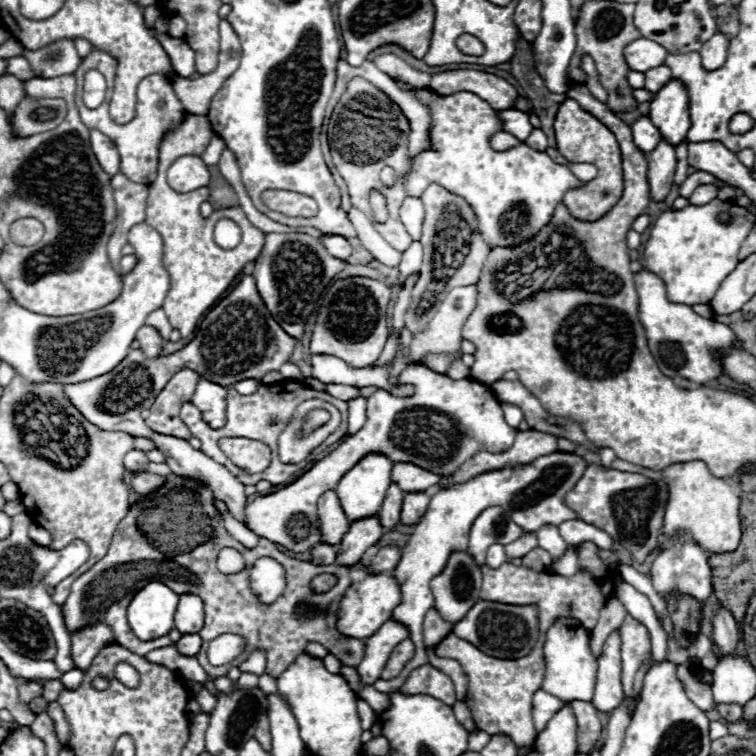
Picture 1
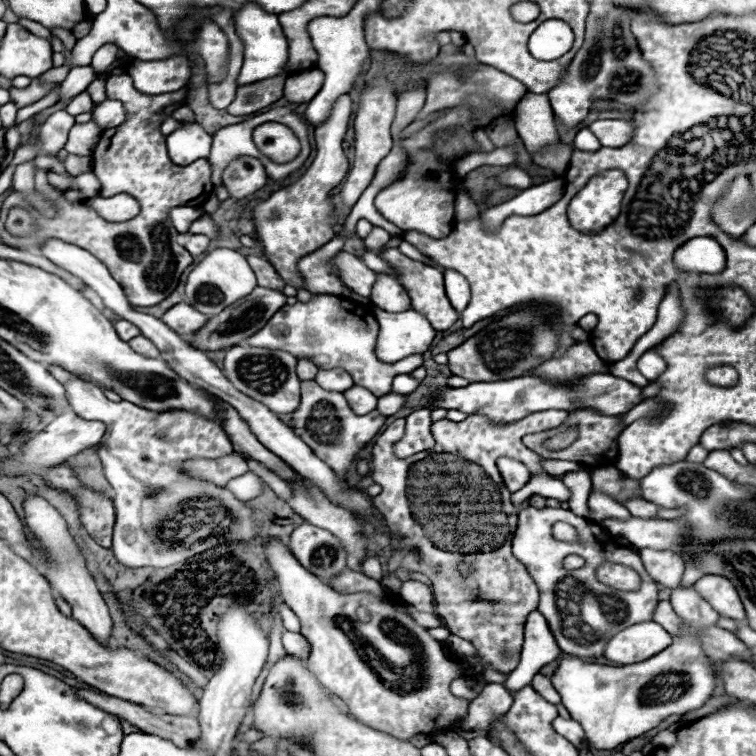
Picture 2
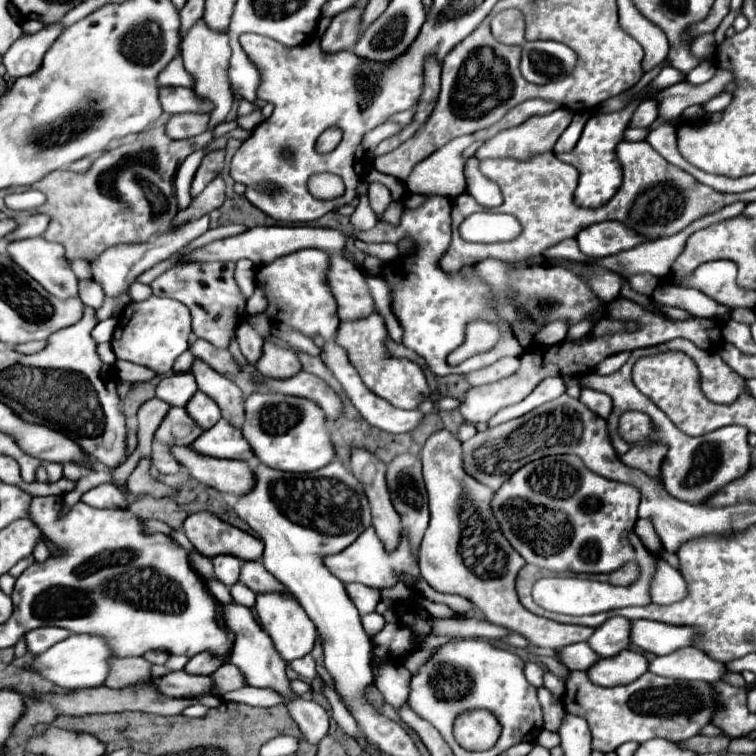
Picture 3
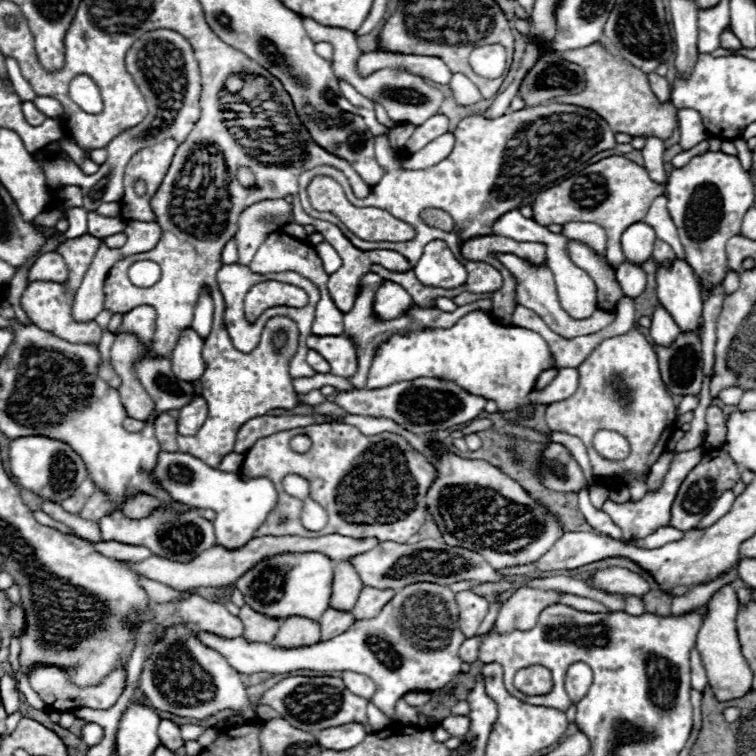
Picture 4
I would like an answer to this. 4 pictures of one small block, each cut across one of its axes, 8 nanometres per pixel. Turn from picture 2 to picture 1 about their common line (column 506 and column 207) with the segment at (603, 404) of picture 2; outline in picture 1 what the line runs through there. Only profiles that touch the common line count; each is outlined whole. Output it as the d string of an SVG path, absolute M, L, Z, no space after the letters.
M200 378L196 392L190 400L194 406L198 406L202 418L214 428L220 428L226 422L226 392L228 390L224 386Z

